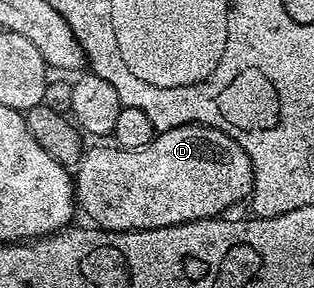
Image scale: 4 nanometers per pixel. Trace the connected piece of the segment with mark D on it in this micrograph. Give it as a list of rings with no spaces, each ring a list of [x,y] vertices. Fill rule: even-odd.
[[[188,123],[187,125],[179,125],[175,129],[167,129],[166,131],[154,134],[153,139],[147,145],[136,147],[128,151],[125,147],[110,145],[110,147],[93,147],[82,154],[75,168],[75,199],[85,210],[85,215],[90,224],[101,228],[103,231],[146,231],[147,229],[163,229],[171,225],[179,225],[180,223],[190,223],[191,221],[199,221],[200,219],[216,219],[228,207],[233,207],[236,203],[244,204],[249,196],[253,194],[253,166],[251,165],[251,157],[244,151],[241,146],[231,137],[227,137],[227,133],[223,133],[214,127],[205,127],[201,123]]]

